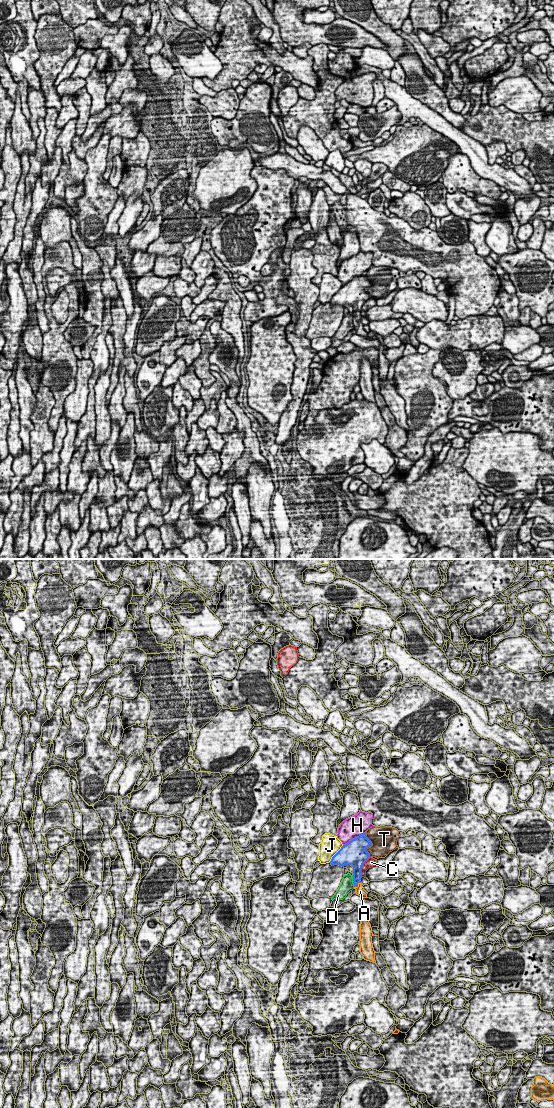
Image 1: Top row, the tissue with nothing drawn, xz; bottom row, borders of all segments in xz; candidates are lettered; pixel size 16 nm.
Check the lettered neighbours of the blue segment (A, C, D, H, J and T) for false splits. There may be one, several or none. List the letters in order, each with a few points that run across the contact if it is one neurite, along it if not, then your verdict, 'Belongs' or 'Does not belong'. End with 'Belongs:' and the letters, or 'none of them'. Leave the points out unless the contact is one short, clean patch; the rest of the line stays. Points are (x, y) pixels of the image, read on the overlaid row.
A: Line: xz (357, 876), (357, 885), (360, 891). Belongs
C: Line: xz (370, 857), (362, 866), (361, 876). Does not belong
D: Does not belong
H: Does not belong
J: Line: xz (343, 845), (329, 861). Does not belong
T: Does not belong
Belongs: A

